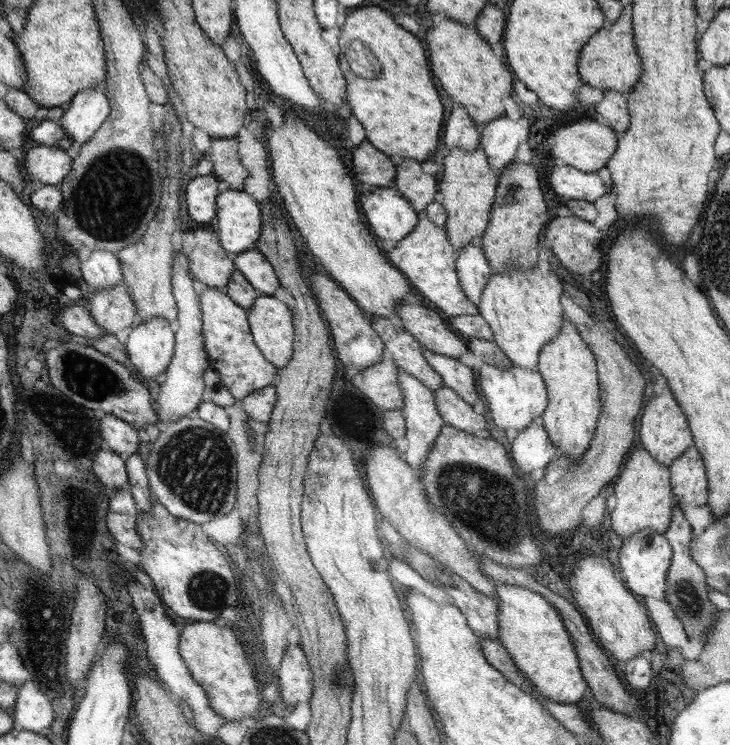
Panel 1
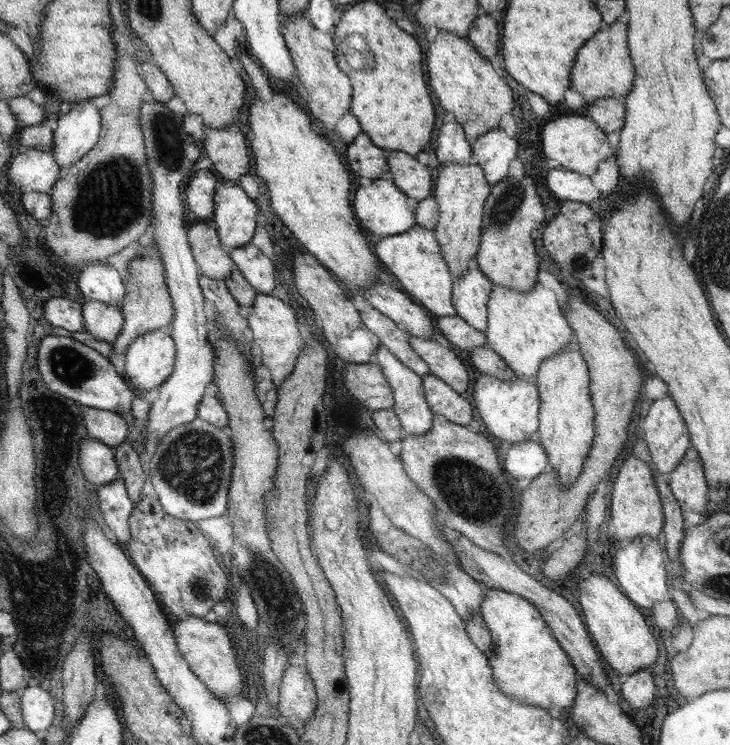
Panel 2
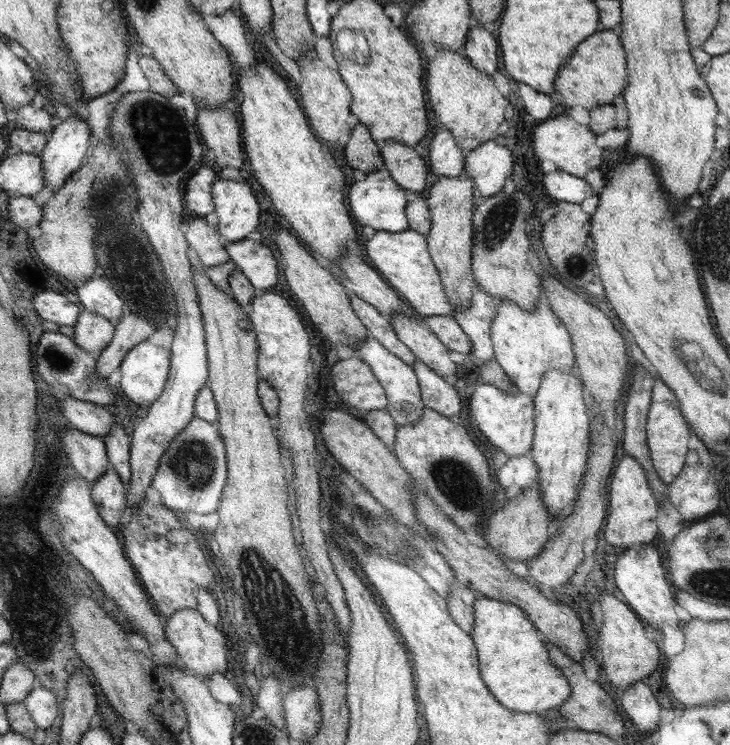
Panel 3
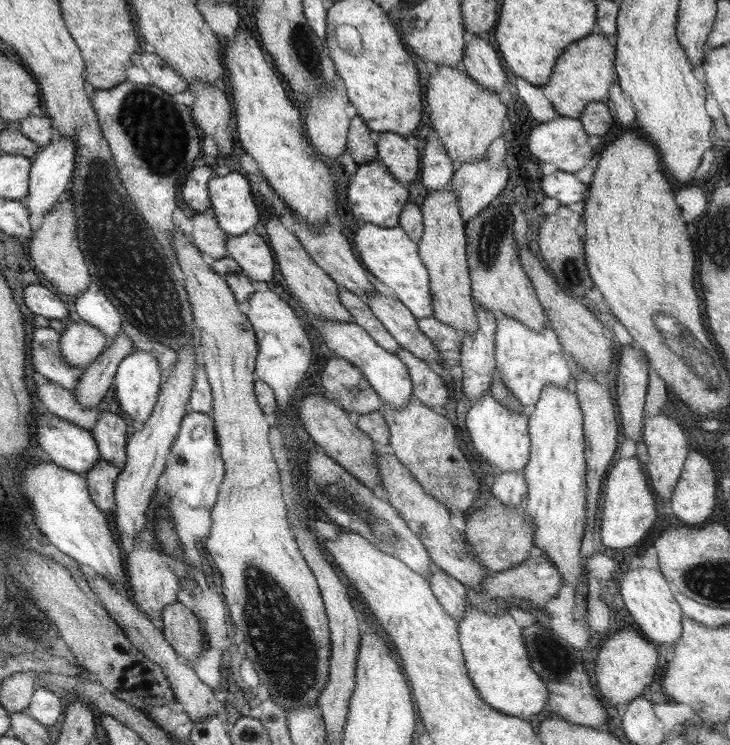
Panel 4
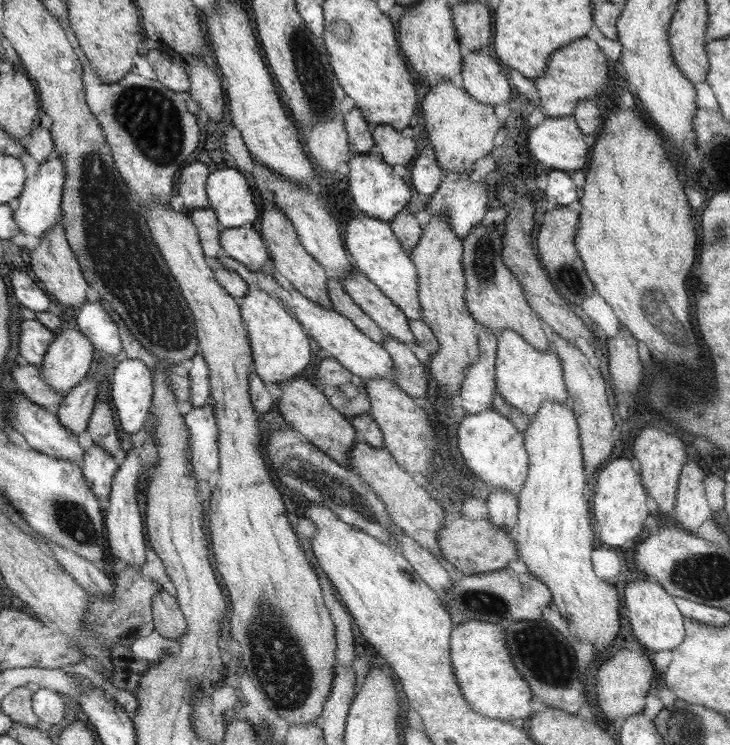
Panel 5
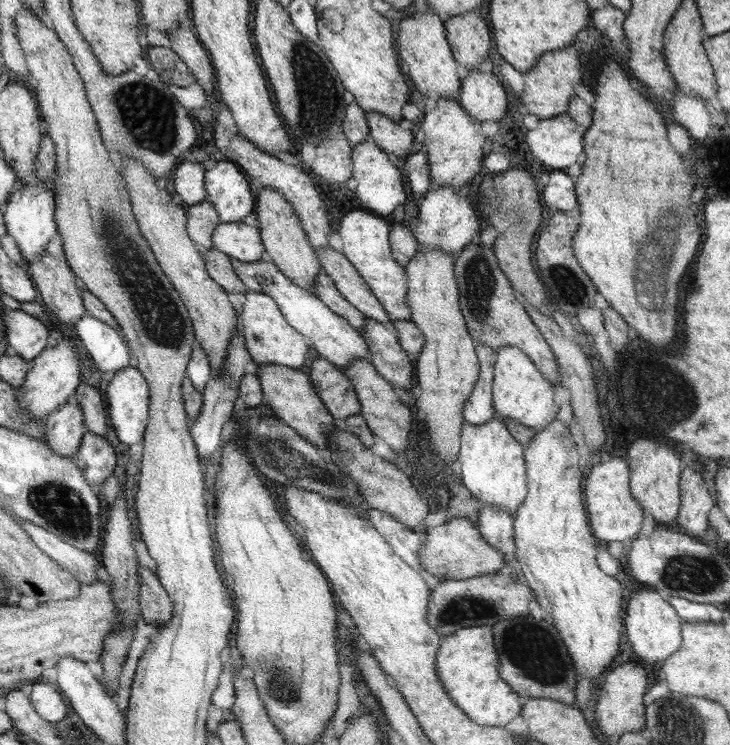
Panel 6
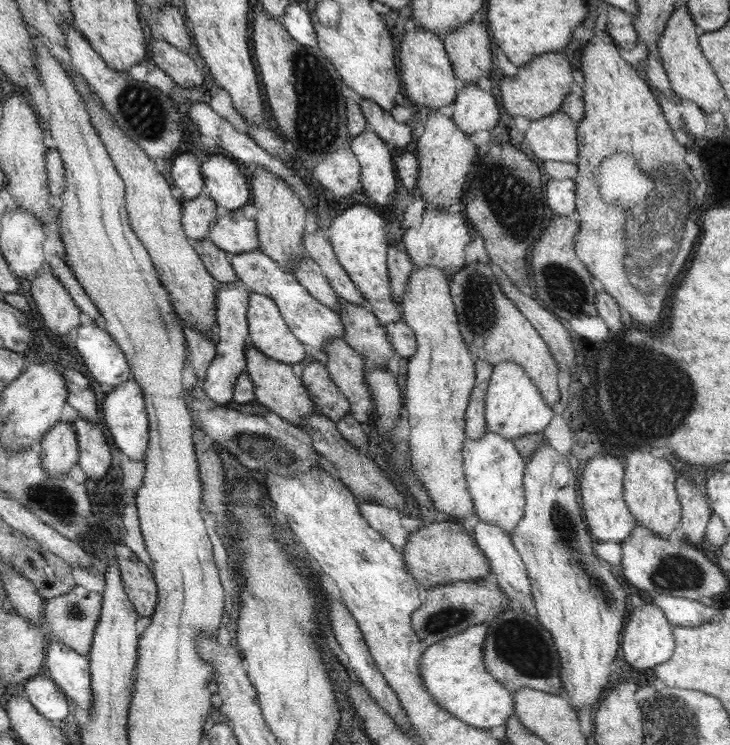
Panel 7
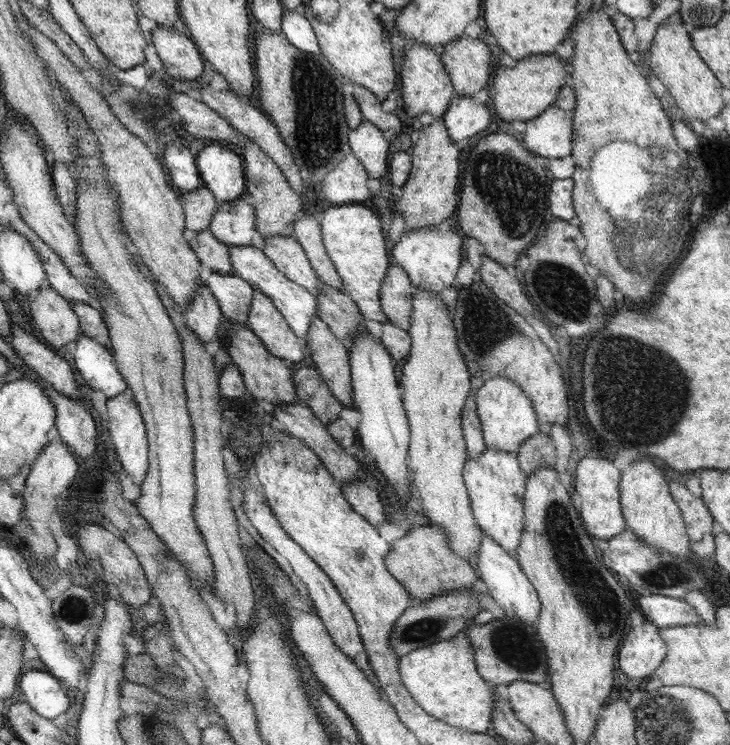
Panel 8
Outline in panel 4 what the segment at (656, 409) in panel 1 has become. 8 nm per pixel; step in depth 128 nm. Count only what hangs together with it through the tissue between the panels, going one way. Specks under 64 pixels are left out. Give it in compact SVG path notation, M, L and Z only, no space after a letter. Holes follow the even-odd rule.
M664 414L647 416L643 420L643 428L641 432L643 442L647 446L648 461L646 462L646 470L648 478L651 479L652 486L655 486L656 494L660 495L661 500L670 498L672 493L682 476L682 466L686 466L688 454L688 436L686 432L676 424L676 421Z

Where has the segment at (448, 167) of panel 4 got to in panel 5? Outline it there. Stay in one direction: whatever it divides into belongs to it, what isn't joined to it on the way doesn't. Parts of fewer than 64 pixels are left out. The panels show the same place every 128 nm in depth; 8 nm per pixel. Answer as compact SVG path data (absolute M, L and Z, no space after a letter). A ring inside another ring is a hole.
M428 144L411 164L410 179L414 190L423 198L429 199L442 185L443 176L445 175L437 161L435 148Z

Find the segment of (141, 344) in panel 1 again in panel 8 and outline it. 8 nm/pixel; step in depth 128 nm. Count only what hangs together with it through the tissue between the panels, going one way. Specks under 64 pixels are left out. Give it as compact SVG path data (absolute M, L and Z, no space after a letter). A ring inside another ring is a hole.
M129 392L118 394L115 398L108 399L106 402L106 412L108 420L108 434L114 443L114 448L123 469L132 477L133 483L139 487L147 476L150 468L149 458L149 439L147 438L146 422L144 421L139 404Z

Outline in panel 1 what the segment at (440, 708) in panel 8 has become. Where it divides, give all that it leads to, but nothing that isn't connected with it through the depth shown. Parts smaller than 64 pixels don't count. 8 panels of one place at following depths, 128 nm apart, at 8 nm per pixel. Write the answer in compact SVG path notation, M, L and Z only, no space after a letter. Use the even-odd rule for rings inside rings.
M500 584L498 594L497 640L512 656L516 669L531 682L540 696L560 704L578 703L590 686L583 677L582 664L563 616L546 598L527 587Z

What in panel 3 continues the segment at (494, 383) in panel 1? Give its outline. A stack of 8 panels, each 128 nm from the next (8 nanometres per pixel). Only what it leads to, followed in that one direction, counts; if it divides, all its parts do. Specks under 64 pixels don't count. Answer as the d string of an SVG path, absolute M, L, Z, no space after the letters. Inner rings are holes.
M479 382L470 396L470 412L476 422L480 434L488 440L488 444L502 450L508 458L516 458L530 452L534 446L535 436L535 401L534 394L509 394L499 387Z

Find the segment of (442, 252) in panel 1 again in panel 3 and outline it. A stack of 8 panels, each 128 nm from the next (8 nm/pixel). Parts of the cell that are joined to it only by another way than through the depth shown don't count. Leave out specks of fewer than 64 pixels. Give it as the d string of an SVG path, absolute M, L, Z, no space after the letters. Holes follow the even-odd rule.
M406 229L402 232L376 231L372 238L363 239L363 257L373 266L412 310L422 316L446 316L452 306L441 283L439 270L432 263L426 237L419 231Z

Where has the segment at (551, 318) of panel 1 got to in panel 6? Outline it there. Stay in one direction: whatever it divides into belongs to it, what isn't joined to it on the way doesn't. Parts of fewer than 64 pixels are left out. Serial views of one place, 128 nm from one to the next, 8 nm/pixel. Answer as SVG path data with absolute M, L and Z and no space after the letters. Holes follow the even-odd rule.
M504 346L497 351L493 368L493 402L495 418L511 418L528 428L546 428L556 419L560 409L555 406L555 385L532 362L530 355L516 346Z

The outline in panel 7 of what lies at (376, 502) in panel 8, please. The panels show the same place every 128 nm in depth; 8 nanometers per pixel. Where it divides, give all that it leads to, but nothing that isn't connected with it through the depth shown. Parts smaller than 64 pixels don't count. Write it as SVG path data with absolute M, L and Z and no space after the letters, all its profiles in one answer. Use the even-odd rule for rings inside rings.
M360 500L359 503L361 514L364 518L367 518L370 525L375 527L377 531L382 532L402 552L403 546L411 533L404 529L400 523L403 513L399 512L398 509L388 508L370 501L362 502Z

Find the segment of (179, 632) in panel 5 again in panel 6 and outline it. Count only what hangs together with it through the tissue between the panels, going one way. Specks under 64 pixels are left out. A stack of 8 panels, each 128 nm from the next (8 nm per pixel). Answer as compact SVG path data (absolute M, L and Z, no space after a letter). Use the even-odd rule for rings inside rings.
M140 565L138 573L139 582L142 583L140 610L143 611L143 620L157 628L168 626L175 617L175 604L171 596L152 569Z

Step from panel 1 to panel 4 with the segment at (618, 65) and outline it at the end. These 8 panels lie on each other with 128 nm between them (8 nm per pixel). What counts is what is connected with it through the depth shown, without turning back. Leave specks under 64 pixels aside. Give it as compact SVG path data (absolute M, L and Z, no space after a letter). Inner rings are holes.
M592 34L564 50L564 58L558 58L555 62L551 80L541 87L558 116L578 119L589 102L608 98L614 80L614 67L614 46L610 44L608 36Z

